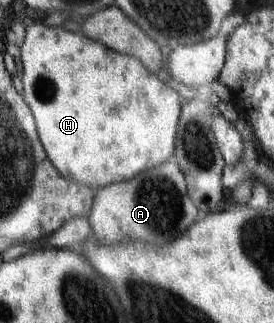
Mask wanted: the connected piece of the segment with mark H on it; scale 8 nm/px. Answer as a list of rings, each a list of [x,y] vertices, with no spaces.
[[[32,18],[26,22],[25,39],[20,46],[23,66],[23,72],[20,72],[22,76],[20,77],[23,82],[23,93],[26,102],[30,102],[30,106],[34,106],[34,118],[38,118],[38,134],[42,134],[45,153],[52,160],[60,174],[67,180],[72,180],[96,190],[100,187],[107,187],[112,183],[129,181],[134,175],[171,160],[175,151],[176,129],[183,103],[179,96],[179,88],[162,80],[159,74],[151,73],[136,58],[112,52],[112,50],[104,48],[102,44],[86,38],[84,34],[72,34],[72,32],[66,32],[64,28],[50,28],[42,22],[44,20],[34,22]]]

